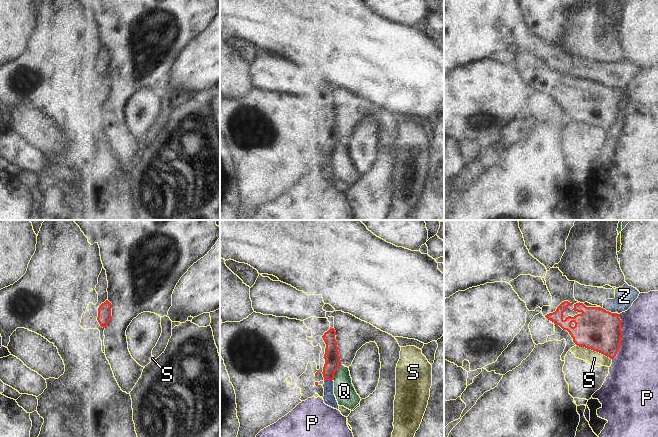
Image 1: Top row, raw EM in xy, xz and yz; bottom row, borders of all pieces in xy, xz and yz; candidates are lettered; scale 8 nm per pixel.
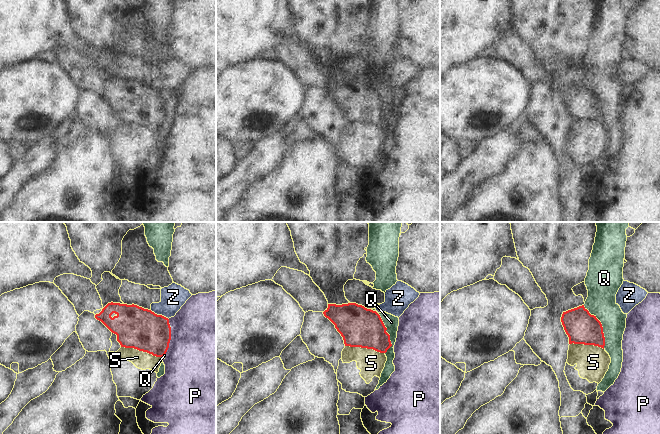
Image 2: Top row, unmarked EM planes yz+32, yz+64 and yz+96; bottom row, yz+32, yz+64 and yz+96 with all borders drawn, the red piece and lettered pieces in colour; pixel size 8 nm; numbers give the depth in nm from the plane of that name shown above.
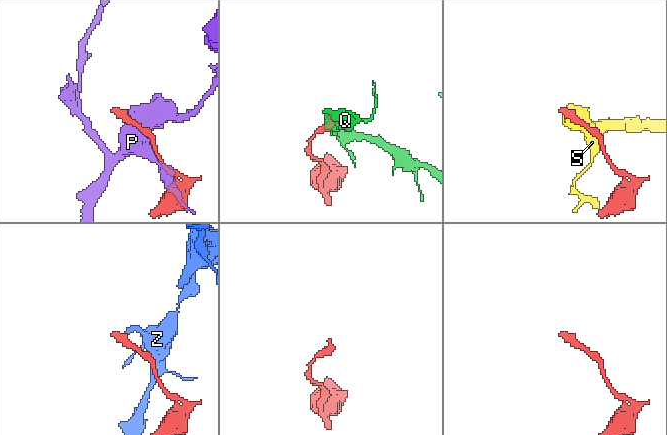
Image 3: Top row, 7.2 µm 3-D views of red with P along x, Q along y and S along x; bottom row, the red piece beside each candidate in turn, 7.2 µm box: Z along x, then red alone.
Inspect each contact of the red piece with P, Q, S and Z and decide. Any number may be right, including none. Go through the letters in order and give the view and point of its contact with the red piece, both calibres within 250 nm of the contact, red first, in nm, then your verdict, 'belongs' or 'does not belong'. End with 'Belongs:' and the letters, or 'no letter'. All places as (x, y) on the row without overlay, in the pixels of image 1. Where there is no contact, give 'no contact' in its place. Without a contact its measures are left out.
P: yz (621, 113) | 340/360 nm | does not belong
Q: xz (335, 147) | 130/170 nm | does not belong
S: yz (594, 126) | 340/120 nm | does not belong
Z: yz (608, 87) | 340/160 nm | does not belong
Belongs: no letter

